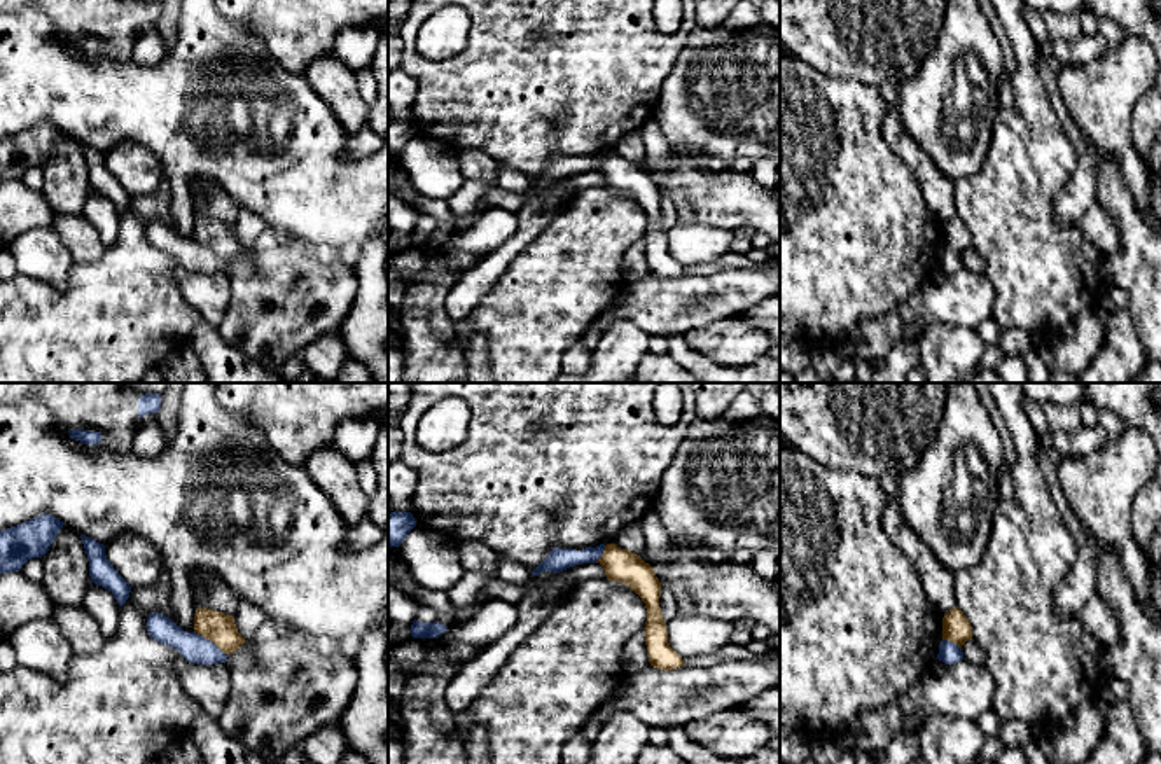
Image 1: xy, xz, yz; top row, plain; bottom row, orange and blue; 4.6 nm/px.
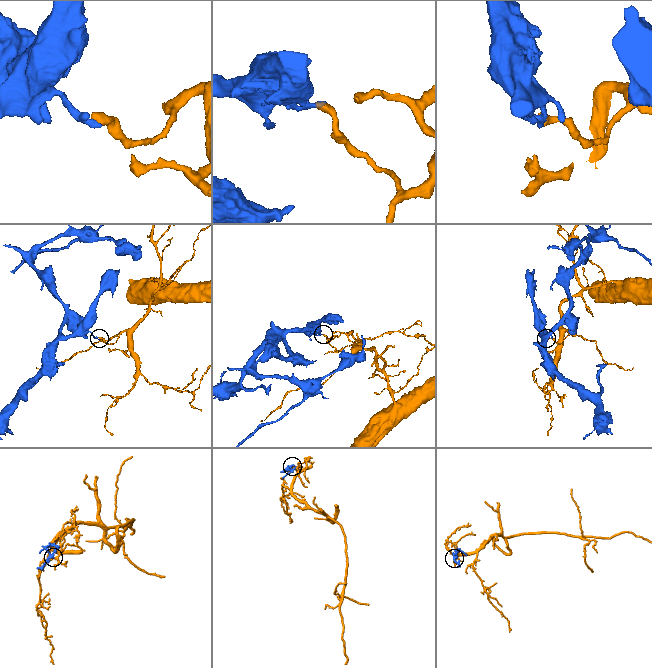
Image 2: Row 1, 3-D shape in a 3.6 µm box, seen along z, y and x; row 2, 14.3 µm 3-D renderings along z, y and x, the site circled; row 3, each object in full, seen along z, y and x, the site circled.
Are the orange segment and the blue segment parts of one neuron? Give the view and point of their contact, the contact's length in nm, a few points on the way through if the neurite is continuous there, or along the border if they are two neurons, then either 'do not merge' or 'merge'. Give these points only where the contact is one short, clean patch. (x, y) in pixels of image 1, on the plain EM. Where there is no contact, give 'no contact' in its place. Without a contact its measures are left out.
contact xy (210, 249); length 200 nm; border xy (193, 240), (212, 249), (228, 263); do not merge

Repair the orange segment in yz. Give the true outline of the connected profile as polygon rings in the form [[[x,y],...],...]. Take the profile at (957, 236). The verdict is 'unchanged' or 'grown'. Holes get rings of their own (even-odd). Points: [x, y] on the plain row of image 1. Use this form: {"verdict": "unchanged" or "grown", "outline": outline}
{"verdict": "unchanged", "outline": [[[958,215],[942,226],[942,248],[953,250],[960,257],[967,248],[972,248],[970,231]]]}

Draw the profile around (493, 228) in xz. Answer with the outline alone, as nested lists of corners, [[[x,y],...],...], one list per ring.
[[[488,208],[477,217],[472,227],[455,231],[437,247],[437,250],[453,269],[463,273],[477,266],[488,254],[505,245],[516,229],[516,212]]]

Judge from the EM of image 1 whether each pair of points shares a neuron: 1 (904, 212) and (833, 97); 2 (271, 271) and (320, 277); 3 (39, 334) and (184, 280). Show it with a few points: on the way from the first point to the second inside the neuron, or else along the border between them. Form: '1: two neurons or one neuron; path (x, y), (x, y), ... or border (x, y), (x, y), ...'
1: one neuron; path (876, 184), (845, 152), (841, 125)
2: one neuron; path (284, 271), (301, 271), (308, 277)
3: two neurons; border (177, 264), (173, 271), (175, 284), (200, 317)

